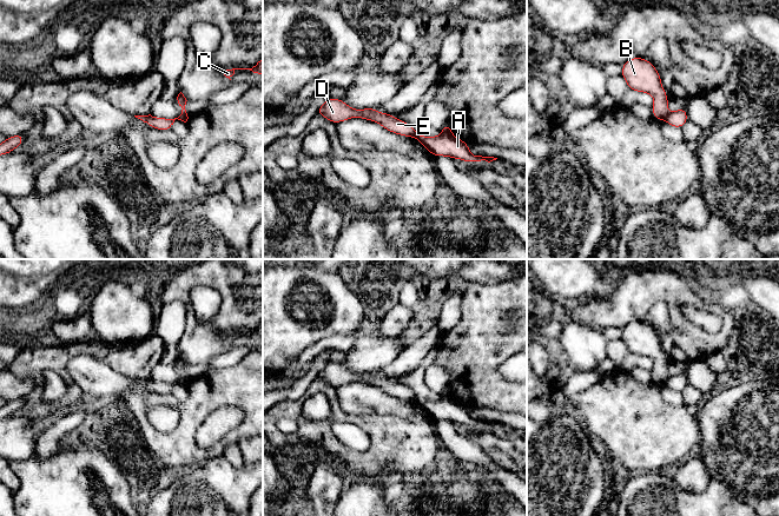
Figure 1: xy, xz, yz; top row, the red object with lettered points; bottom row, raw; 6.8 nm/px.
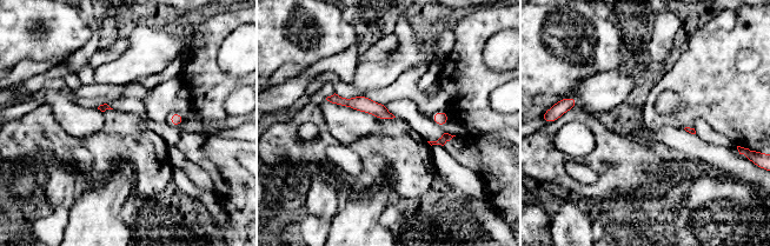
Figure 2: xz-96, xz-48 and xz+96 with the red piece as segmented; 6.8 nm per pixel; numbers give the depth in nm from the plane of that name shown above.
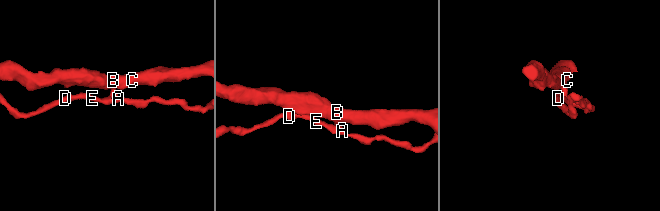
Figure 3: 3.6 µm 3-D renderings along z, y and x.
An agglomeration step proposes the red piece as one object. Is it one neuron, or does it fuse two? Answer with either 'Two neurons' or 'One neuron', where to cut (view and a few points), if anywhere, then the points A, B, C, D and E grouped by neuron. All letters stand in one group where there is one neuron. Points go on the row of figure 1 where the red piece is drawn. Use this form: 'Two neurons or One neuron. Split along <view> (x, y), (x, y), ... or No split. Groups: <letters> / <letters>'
Two neurons. Split along xz (442, 132), (450, 134). Groups: A D E / B C

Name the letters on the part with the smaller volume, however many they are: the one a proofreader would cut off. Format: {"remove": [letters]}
{"remove": ["A", "D", "E"]}

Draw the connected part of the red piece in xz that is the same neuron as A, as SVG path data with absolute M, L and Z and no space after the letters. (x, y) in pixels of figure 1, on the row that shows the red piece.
M326 99L316 113L335 124L350 118L376 121L390 132L416 139L435 157L448 156L453 159L463 159L464 161L486 160L488 163L497 159L494 157L473 156L468 148L468 143L457 139L453 134L442 133L440 137L418 135L416 130L409 124L392 118L387 112L378 113L375 107L354 110L341 99Z

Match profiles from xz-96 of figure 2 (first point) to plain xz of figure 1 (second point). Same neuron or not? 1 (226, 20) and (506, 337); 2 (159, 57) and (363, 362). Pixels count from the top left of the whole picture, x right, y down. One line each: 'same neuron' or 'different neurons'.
1: same neuron
2: same neuron

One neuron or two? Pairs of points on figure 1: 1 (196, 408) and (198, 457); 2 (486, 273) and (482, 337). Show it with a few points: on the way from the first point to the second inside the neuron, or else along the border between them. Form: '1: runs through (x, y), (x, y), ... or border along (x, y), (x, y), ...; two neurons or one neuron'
1: runs through (190, 419), (189, 445); one neuron
2: border along (513, 277), (494, 283), (468, 283); two neurons

